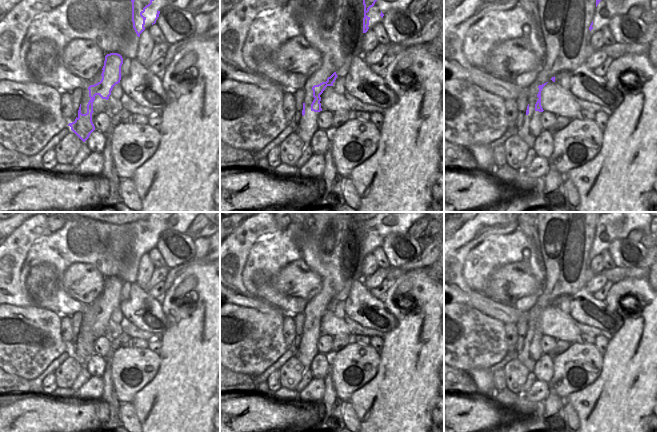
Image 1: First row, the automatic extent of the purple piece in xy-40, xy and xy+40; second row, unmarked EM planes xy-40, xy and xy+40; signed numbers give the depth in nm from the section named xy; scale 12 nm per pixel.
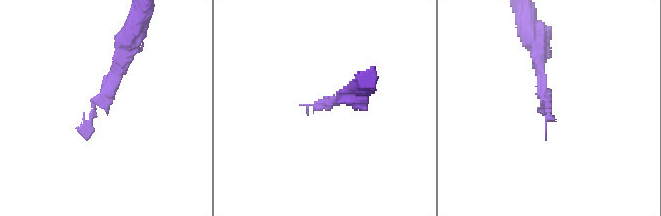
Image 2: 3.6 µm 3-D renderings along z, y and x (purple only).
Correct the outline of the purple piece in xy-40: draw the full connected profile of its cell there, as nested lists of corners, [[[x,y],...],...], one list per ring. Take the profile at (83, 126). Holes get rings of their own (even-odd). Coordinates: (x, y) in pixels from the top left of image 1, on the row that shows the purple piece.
[[[110,53],[105,56],[104,66],[102,68],[102,79],[100,82],[88,87],[89,97],[87,104],[87,113],[81,113],[81,104],[78,110],[78,116],[75,121],[69,123],[71,130],[85,142],[90,134],[95,130],[92,122],[92,113],[96,115],[102,111],[107,111],[107,103],[113,87],[120,83],[121,66],[123,58],[118,53]]]

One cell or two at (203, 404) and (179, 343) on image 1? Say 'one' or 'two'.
one

